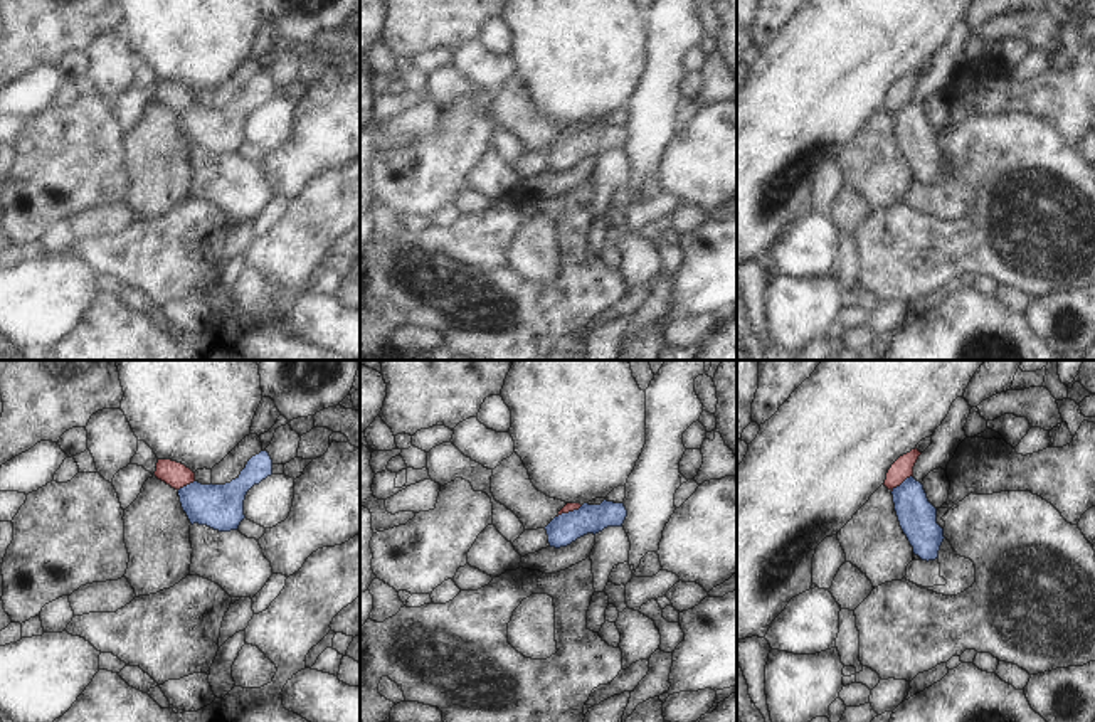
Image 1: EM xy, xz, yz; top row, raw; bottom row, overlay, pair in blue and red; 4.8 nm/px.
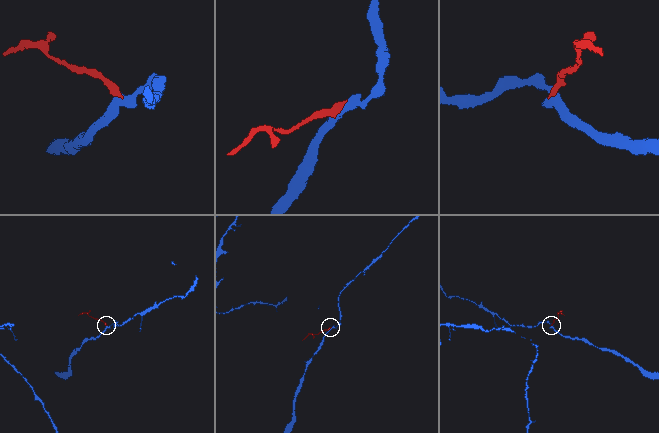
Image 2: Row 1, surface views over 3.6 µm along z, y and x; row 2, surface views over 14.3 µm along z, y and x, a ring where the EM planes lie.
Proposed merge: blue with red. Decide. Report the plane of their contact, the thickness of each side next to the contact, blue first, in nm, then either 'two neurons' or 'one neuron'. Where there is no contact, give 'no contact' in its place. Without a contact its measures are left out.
yz | 180/100 nm | two neurons

